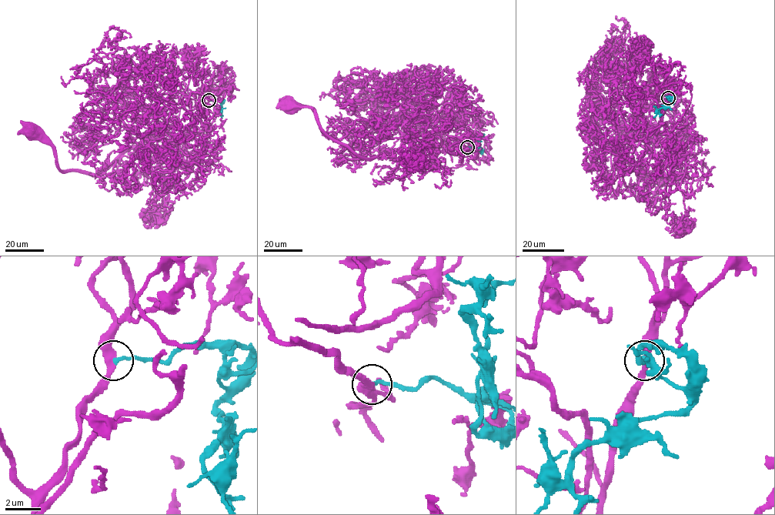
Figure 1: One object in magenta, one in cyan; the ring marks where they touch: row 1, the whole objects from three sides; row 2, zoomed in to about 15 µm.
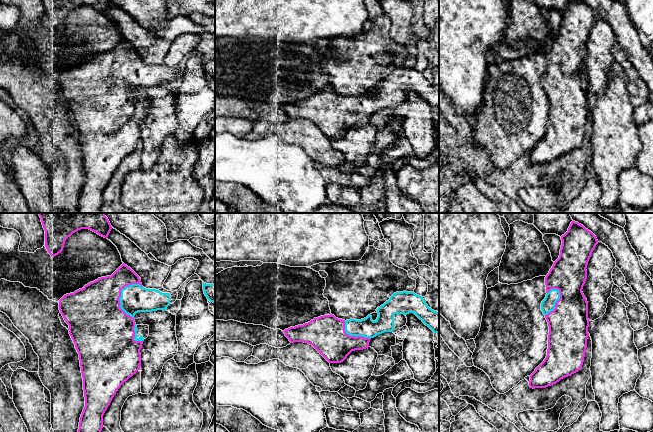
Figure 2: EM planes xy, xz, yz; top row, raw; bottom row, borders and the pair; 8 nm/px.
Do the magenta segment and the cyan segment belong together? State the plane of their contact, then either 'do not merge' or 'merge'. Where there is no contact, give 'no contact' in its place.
contact in xy; merge

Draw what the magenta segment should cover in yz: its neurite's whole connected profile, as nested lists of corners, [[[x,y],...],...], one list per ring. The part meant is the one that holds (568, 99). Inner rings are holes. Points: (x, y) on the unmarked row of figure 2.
[[[570,0],[568,7],[561,12],[562,21],[559,34],[554,38],[545,53],[546,73],[541,79],[541,86],[549,102],[547,132],[544,137],[530,151],[529,162],[546,164],[556,160],[561,155],[578,148],[583,141],[589,112],[588,78],[582,65],[587,55],[587,41],[593,26],[598,20],[596,12],[581,0]]]

